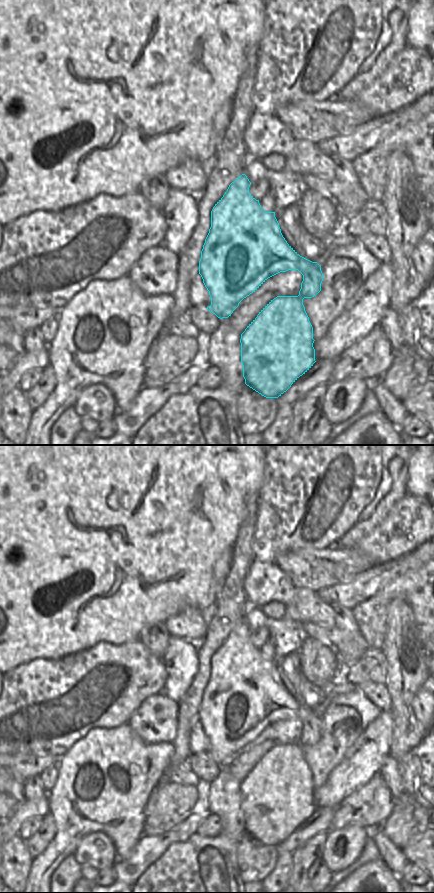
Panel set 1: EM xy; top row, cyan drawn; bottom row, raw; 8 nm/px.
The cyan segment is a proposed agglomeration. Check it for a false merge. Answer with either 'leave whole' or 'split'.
leave whole

